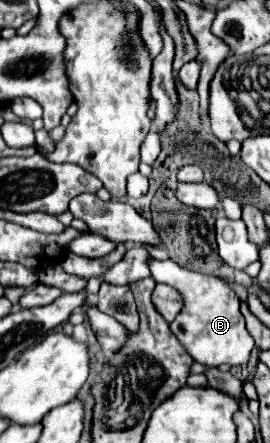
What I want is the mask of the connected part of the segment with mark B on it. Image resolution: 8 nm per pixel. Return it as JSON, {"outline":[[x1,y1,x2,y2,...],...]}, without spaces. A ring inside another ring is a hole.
{"outline":[[152,259,150,271,156,283,166,283,182,295,184,301,182,313,170,323,170,329,176,335,176,339,184,345,184,349,192,355,194,361,208,367,216,367,222,363,244,365,250,359,254,339,246,329,244,315,240,313,240,299,224,279,188,271,170,259,166,261]]}

